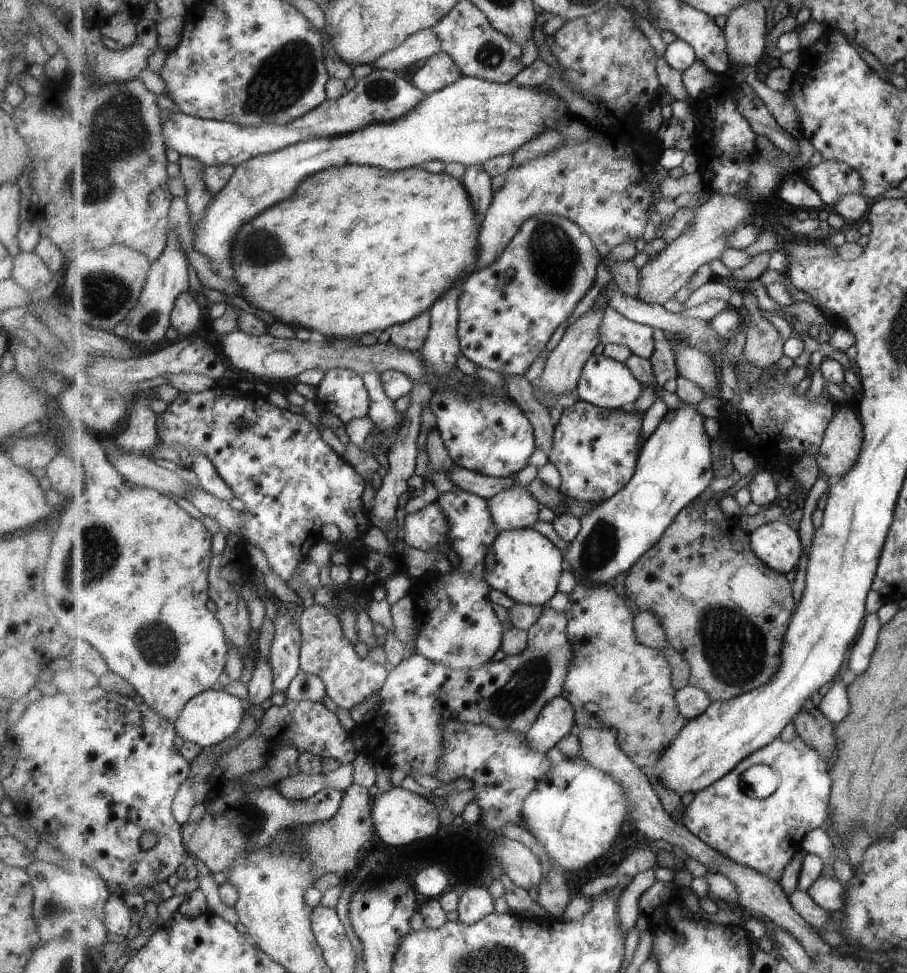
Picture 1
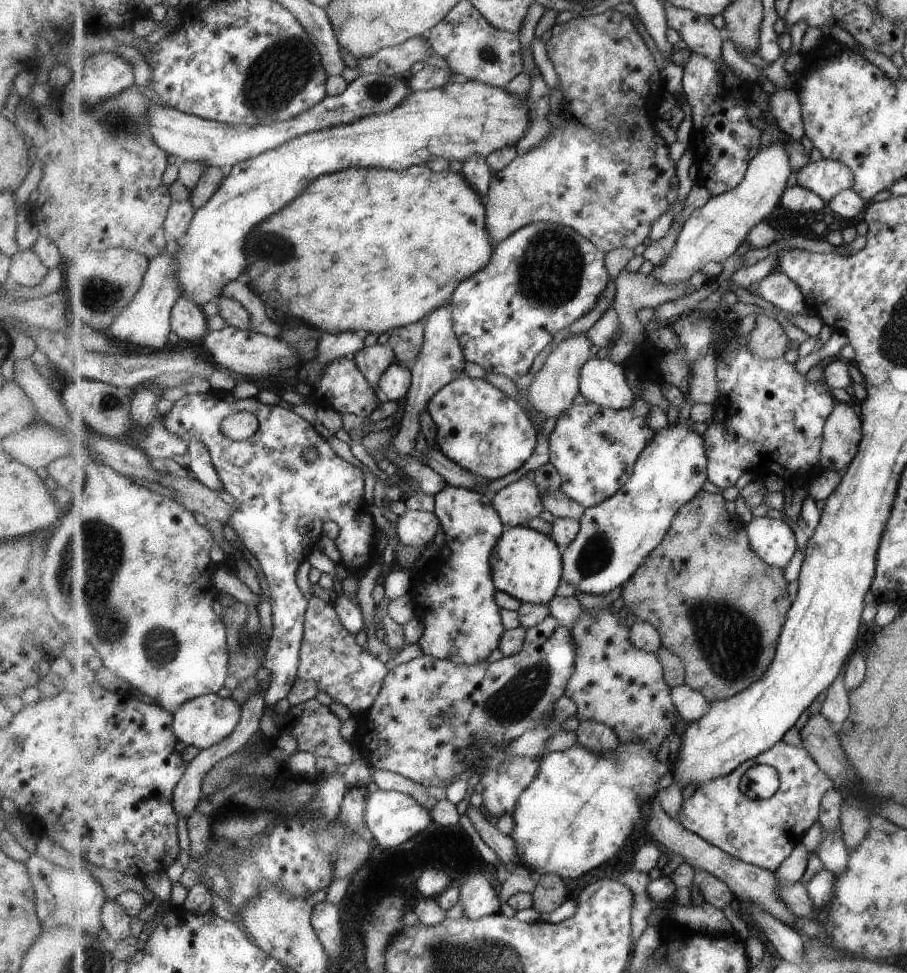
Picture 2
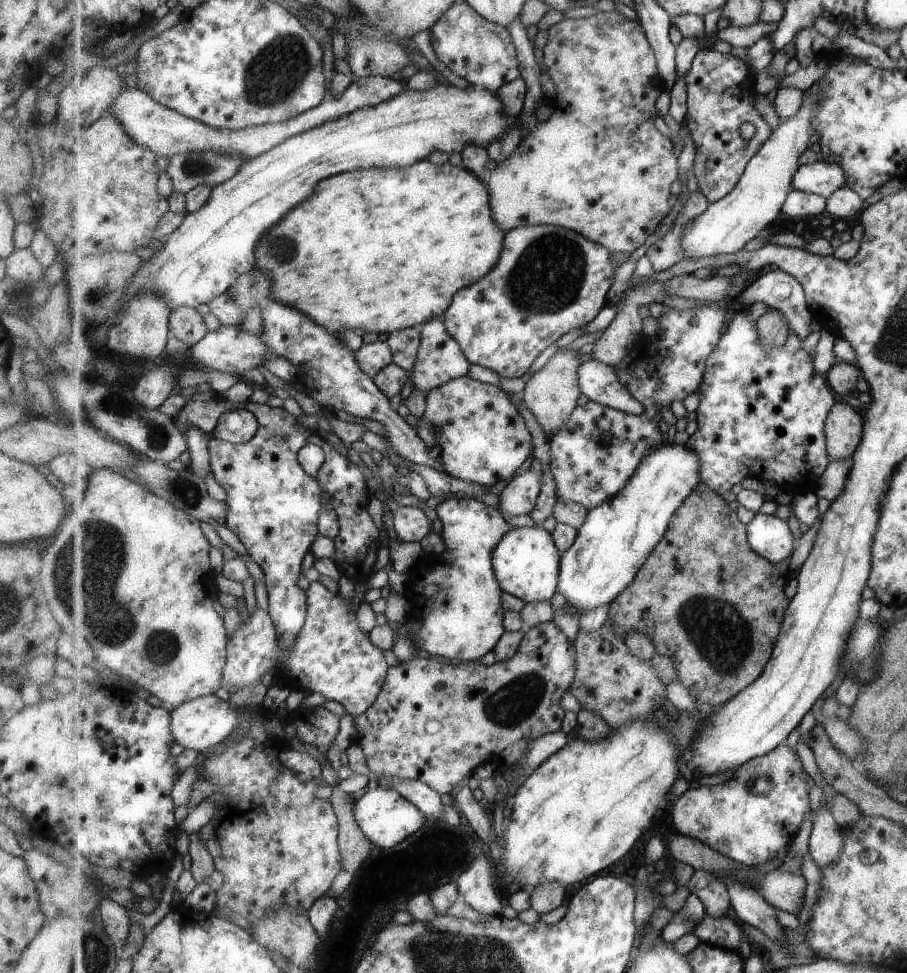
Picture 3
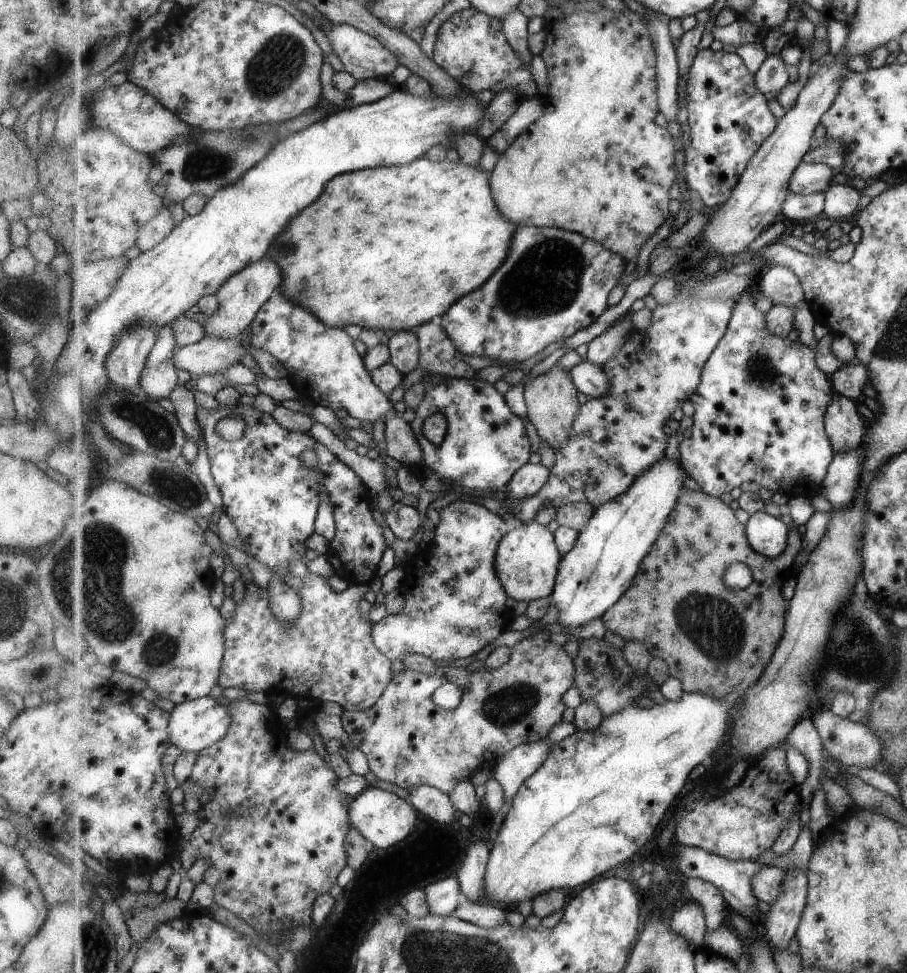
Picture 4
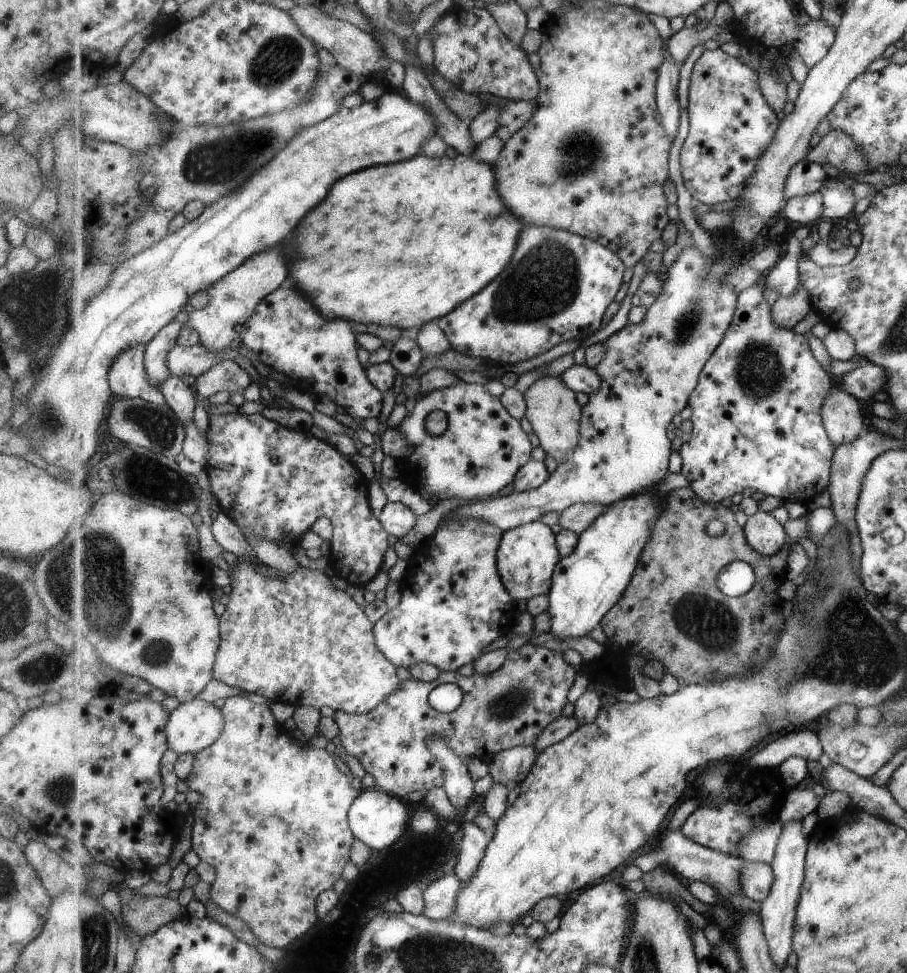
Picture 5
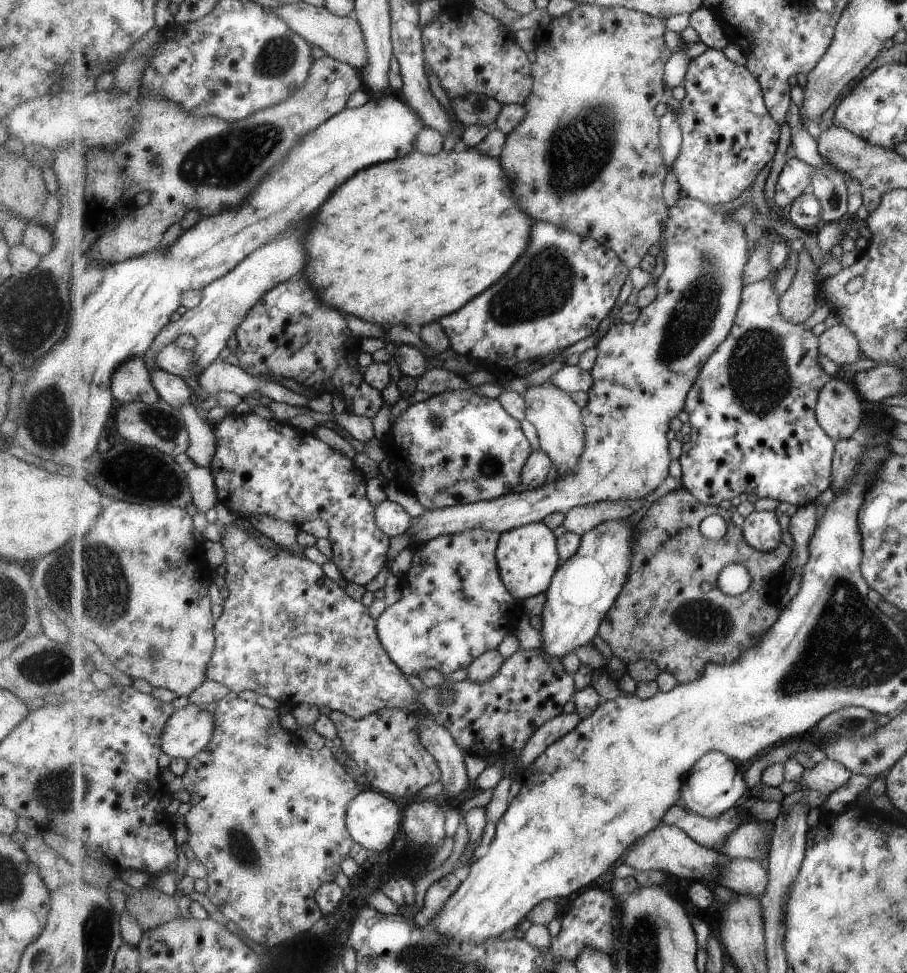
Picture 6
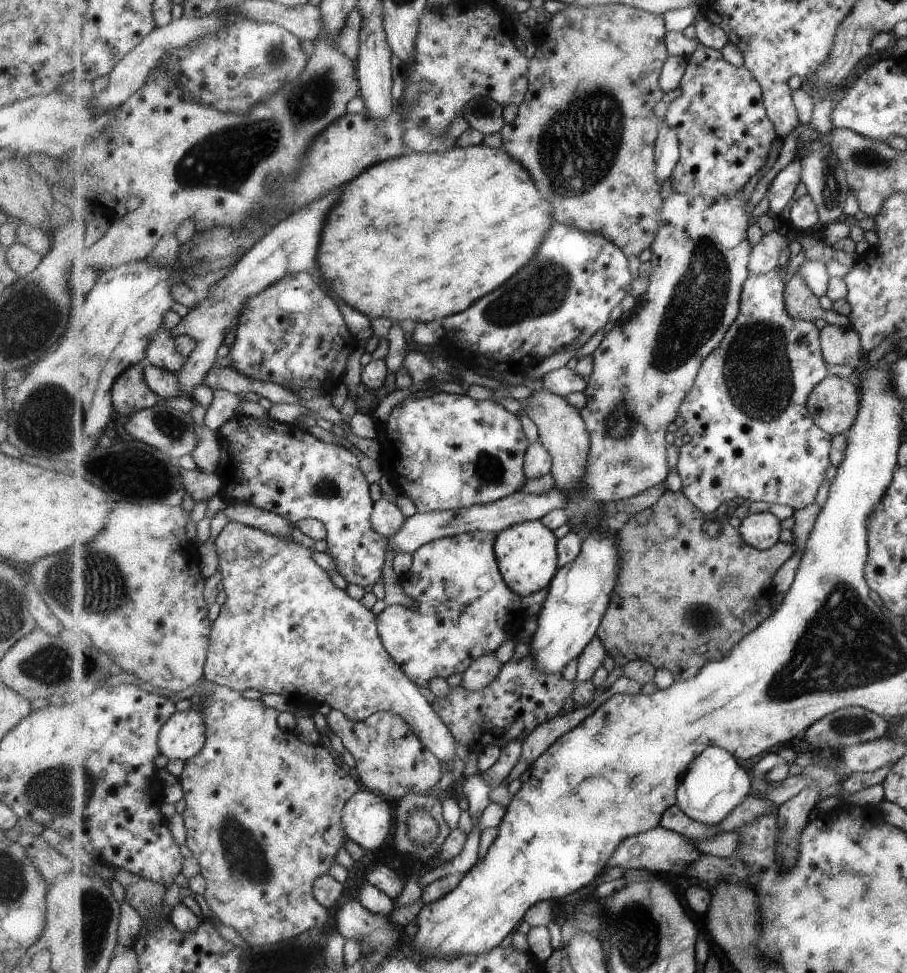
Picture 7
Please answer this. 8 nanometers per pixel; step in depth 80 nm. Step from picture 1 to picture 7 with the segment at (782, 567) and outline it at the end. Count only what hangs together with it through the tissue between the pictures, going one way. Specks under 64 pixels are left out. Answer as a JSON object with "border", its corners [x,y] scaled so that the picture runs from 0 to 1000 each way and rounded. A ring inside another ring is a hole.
{"border":[[[848,524],[830,527],[817,534],[815,544],[826,559],[837,565],[846,565],[860,557],[861,533]]]}

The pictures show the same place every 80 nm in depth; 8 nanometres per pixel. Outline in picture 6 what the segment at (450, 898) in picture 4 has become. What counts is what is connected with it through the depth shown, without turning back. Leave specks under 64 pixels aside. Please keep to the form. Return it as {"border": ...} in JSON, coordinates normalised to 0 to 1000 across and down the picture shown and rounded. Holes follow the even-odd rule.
{"border":[[[502,894],[480,905],[470,916],[467,930],[455,940],[460,952],[464,954],[473,952],[475,943],[486,935],[486,931],[508,911],[514,896]]]}

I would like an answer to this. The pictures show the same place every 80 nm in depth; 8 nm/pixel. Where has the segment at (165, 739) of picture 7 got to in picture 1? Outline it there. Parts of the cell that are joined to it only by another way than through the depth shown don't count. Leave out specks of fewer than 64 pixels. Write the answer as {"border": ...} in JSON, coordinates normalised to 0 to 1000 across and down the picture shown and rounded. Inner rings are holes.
{"border":[[[230,708],[214,715],[204,725],[203,731],[193,742],[194,751],[203,762],[218,763],[226,769],[238,766],[265,751],[265,746],[271,734],[266,717],[247,709]]]}

